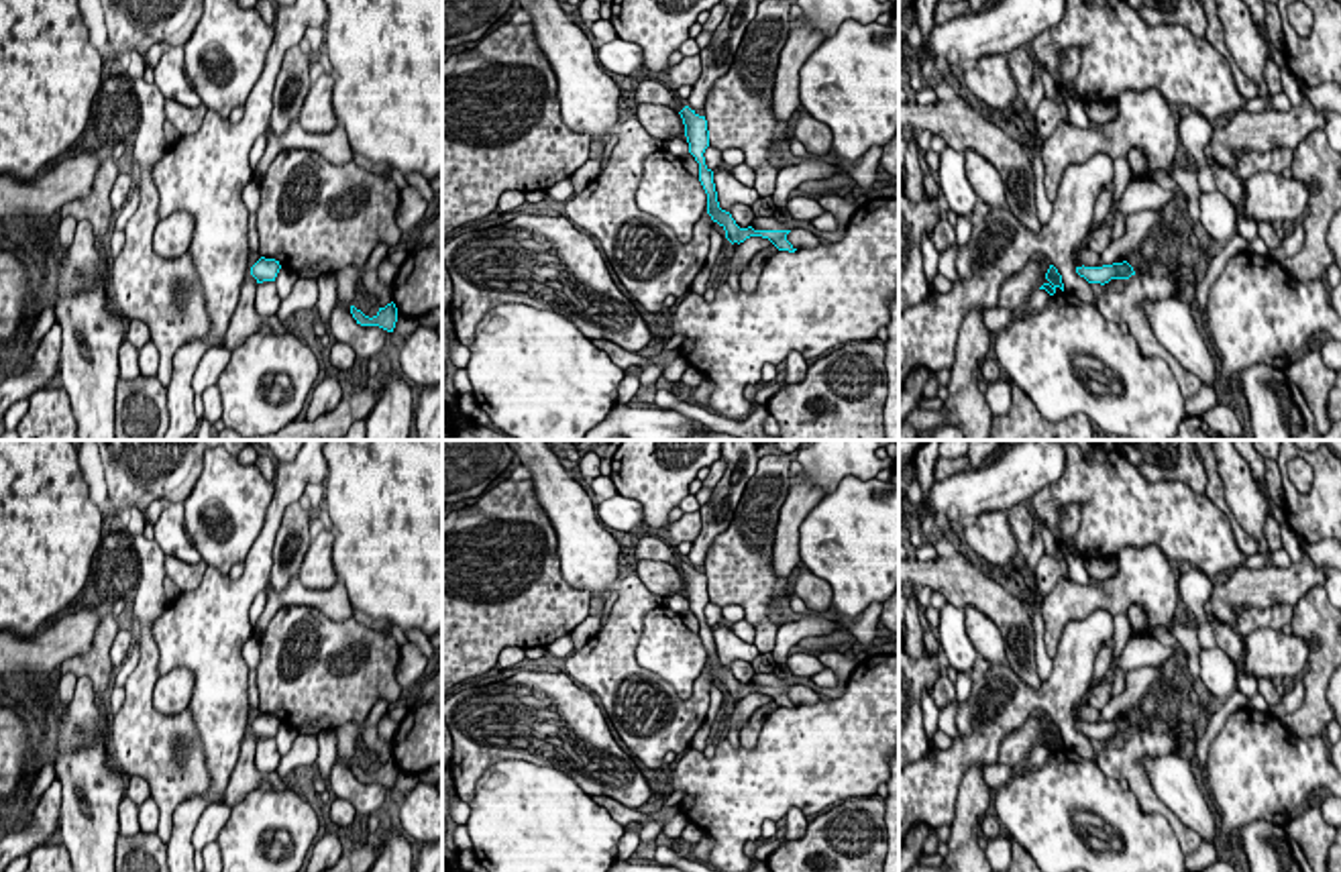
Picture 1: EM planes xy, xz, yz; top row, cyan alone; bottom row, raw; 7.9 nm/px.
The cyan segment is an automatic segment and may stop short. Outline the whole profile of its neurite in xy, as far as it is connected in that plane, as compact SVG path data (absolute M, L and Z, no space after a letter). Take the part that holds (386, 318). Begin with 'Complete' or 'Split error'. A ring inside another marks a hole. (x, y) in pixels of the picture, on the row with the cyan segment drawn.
Complete. M393 302L387 304L385 308L379 308L379 312L373 318L365 316L355 306L351 306L351 314L357 320L357 324L361 324L361 326L379 326L387 332L393 332L395 322L397 322L397 308Z

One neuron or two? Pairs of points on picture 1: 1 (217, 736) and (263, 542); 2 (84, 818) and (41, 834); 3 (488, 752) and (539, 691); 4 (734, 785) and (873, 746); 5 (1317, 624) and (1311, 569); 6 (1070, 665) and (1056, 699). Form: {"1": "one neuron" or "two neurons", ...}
{"1": "one neuron", "2": "two neurons", "3": "one neuron", "4": "one neuron", "5": "two neurons", "6": "one neuron"}

